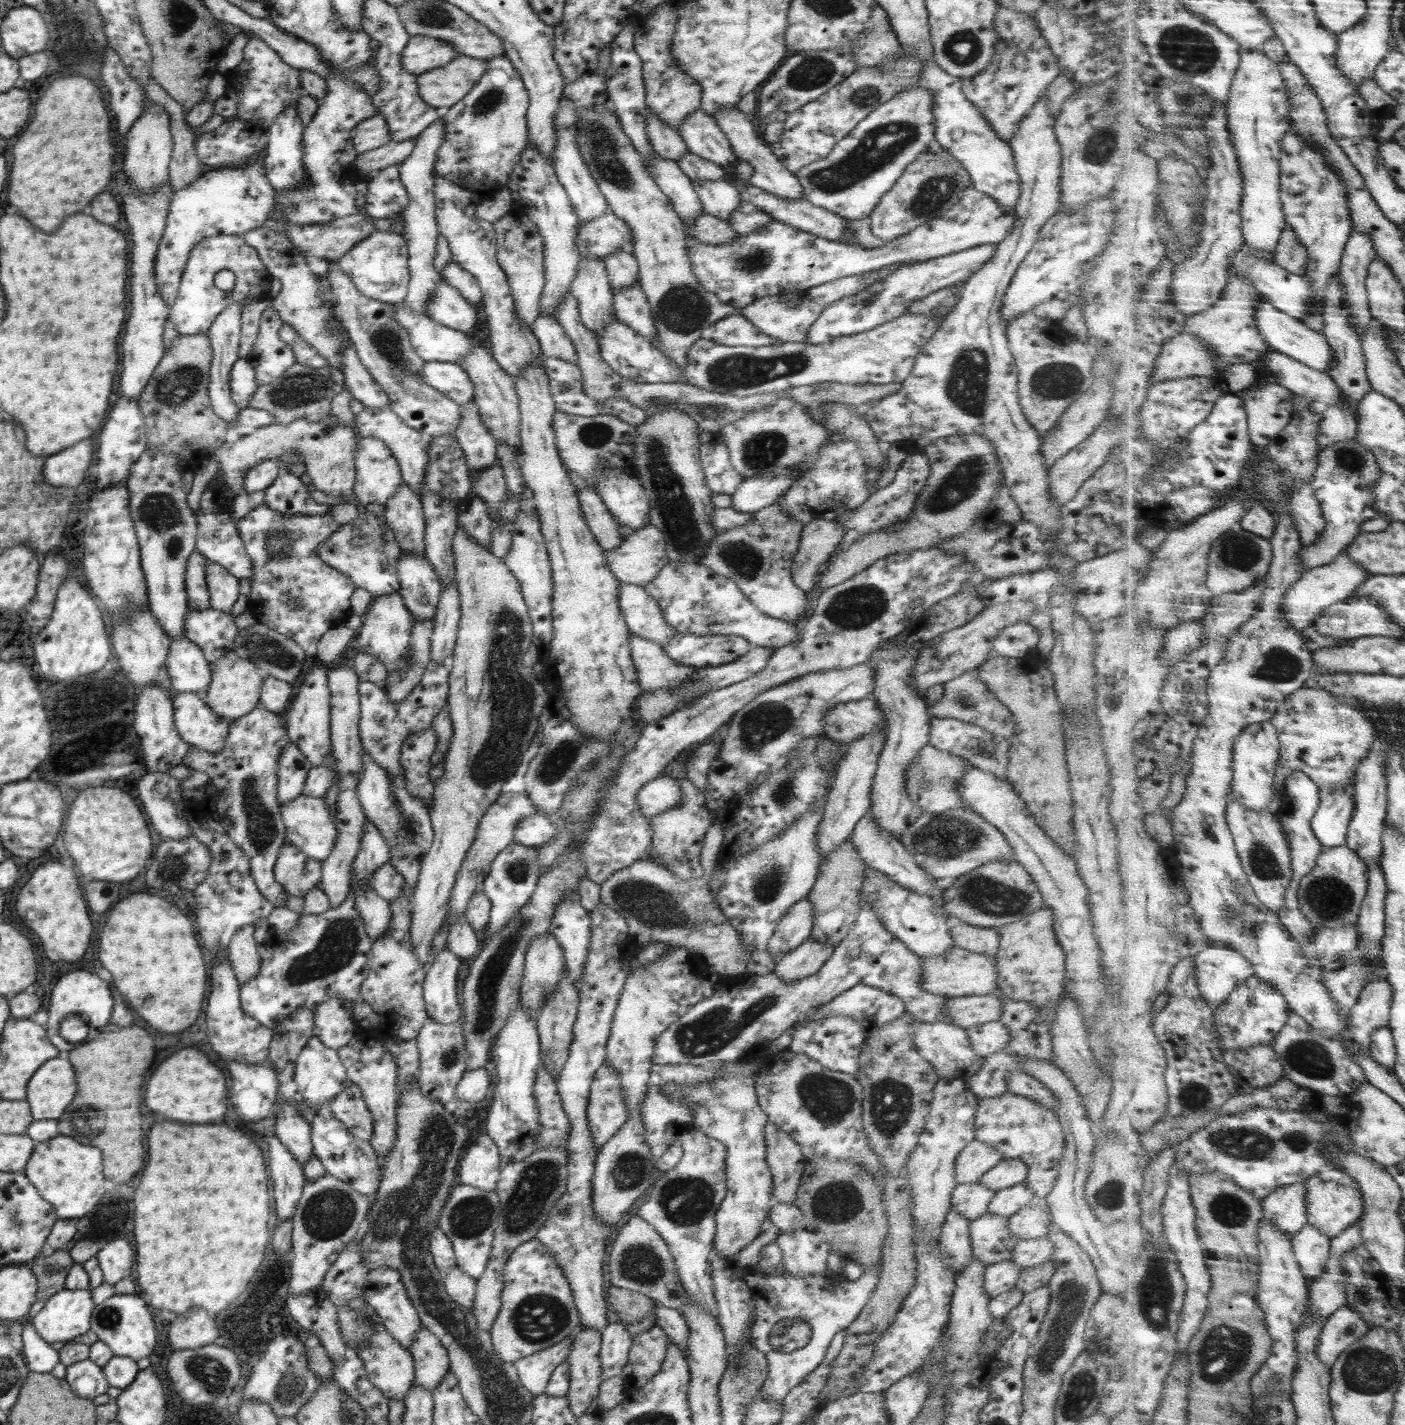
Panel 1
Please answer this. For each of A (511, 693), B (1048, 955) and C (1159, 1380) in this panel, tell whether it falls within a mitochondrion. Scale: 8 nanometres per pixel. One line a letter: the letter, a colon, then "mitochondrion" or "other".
A: mitochondrion
B: other
C: other

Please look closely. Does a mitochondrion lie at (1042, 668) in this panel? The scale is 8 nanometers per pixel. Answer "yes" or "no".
no

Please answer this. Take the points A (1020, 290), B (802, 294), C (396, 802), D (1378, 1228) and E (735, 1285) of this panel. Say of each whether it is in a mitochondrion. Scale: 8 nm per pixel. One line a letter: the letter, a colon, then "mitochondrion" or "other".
A: other
B: other
C: other
D: other
E: other

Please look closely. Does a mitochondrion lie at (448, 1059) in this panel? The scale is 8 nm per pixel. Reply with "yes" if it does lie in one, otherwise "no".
yes

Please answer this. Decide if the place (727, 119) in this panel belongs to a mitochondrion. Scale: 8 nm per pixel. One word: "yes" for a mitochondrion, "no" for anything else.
no

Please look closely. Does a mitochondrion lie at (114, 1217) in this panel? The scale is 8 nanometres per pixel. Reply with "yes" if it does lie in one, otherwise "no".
no

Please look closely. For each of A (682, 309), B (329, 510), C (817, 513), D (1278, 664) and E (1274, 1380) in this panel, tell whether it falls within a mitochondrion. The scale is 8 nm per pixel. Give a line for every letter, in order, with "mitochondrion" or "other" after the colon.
A: mitochondrion
B: other
C: other
D: mitochondrion
E: mitochondrion

